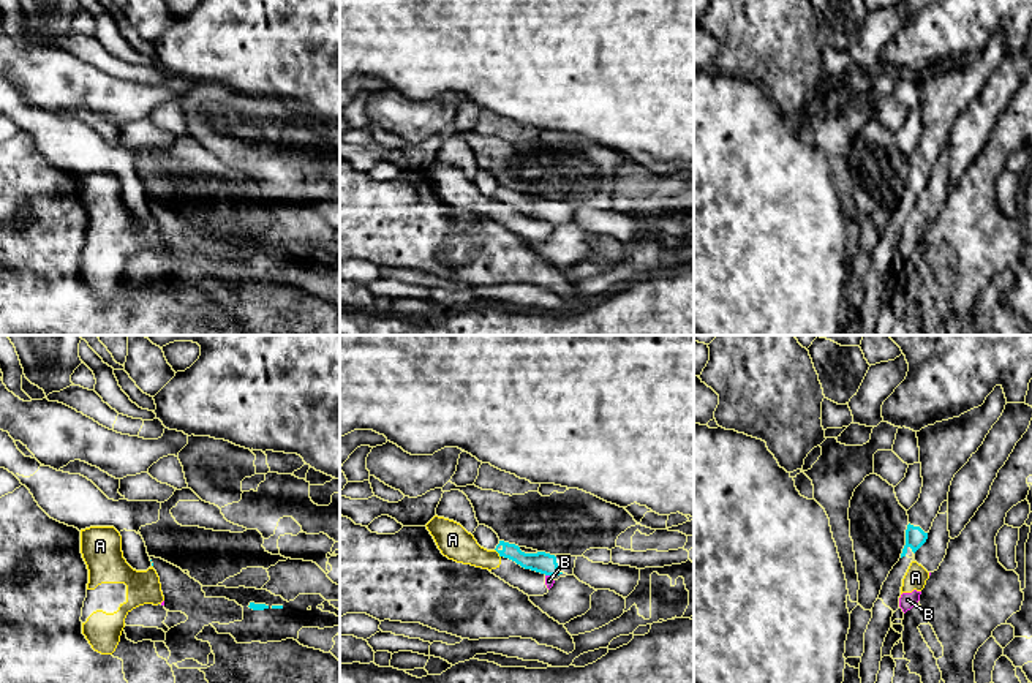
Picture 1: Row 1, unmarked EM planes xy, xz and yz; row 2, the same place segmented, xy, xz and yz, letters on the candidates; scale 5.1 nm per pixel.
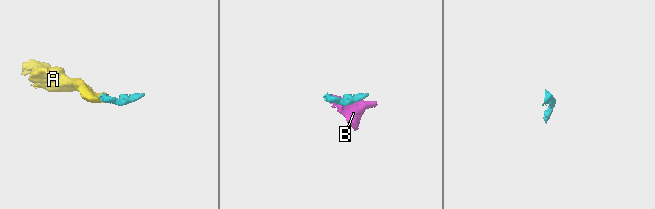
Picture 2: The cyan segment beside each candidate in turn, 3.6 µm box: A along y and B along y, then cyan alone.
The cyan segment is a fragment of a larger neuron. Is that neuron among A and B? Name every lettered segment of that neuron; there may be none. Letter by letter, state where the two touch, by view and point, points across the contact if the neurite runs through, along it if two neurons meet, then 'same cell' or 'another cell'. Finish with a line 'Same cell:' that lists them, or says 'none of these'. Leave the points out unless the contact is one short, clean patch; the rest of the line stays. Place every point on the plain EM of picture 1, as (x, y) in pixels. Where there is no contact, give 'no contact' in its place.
A: contact xz (498, 198); border xz (495, 195), (500, 203); another cell
B: contact xz (549, 220); border xz (546, 220), (550, 223); another cell
Same cell: none of these

